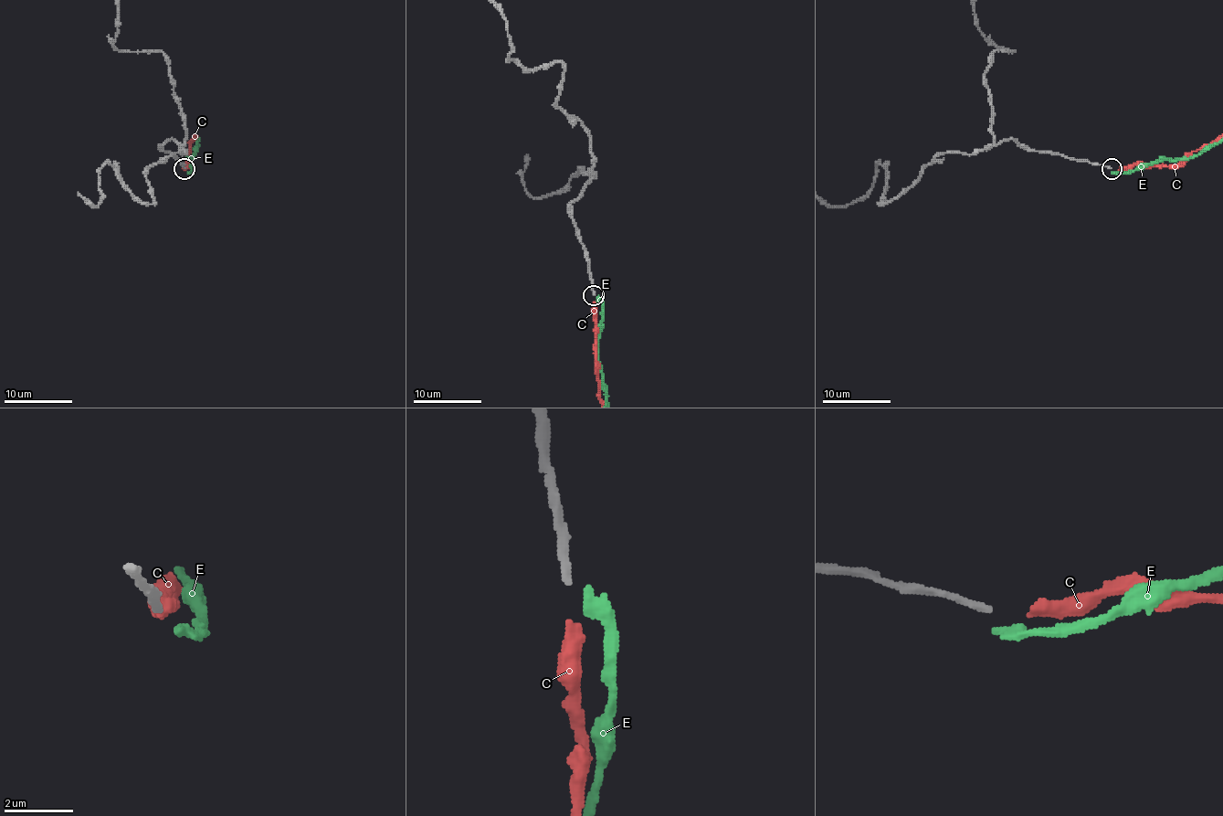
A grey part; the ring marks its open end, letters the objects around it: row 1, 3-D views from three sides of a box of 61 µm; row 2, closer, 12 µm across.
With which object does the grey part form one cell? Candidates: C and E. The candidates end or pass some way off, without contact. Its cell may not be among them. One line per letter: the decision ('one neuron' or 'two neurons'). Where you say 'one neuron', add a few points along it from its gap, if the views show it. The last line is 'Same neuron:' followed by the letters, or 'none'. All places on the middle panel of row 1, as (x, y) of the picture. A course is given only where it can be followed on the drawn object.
C: one neuron
E: two neurons
Same neuron: C

